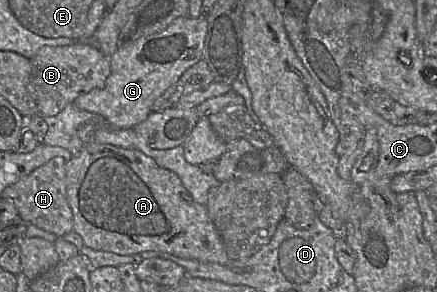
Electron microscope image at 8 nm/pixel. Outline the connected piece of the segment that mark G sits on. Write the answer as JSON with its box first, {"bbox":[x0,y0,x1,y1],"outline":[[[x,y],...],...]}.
{"bbox":[73,16,206,129],"outline":[[[186,16],[176,18],[161,32],[119,45],[110,56],[110,74],[104,86],[82,93],[73,103],[82,110],[102,116],[113,128],[132,129],[148,117],[154,102],[165,90],[176,83],[188,68],[202,59],[206,34],[206,16]]]}

